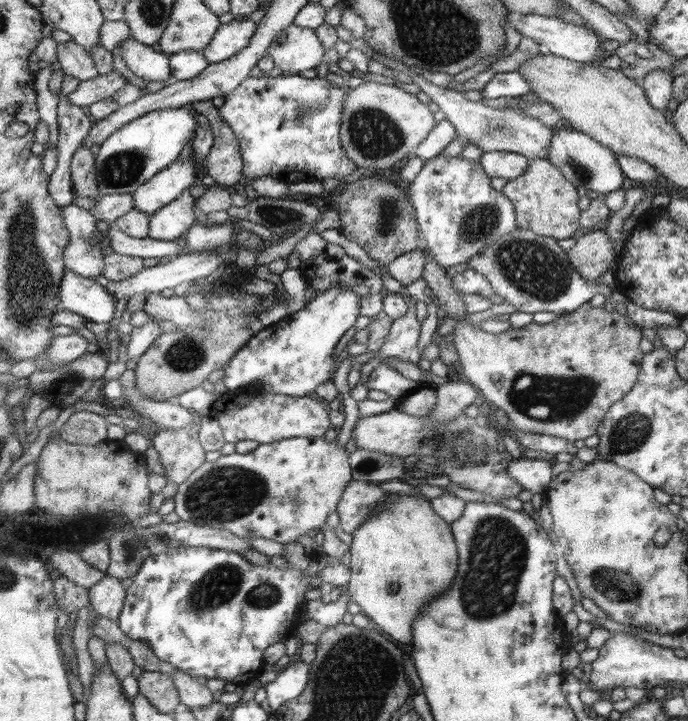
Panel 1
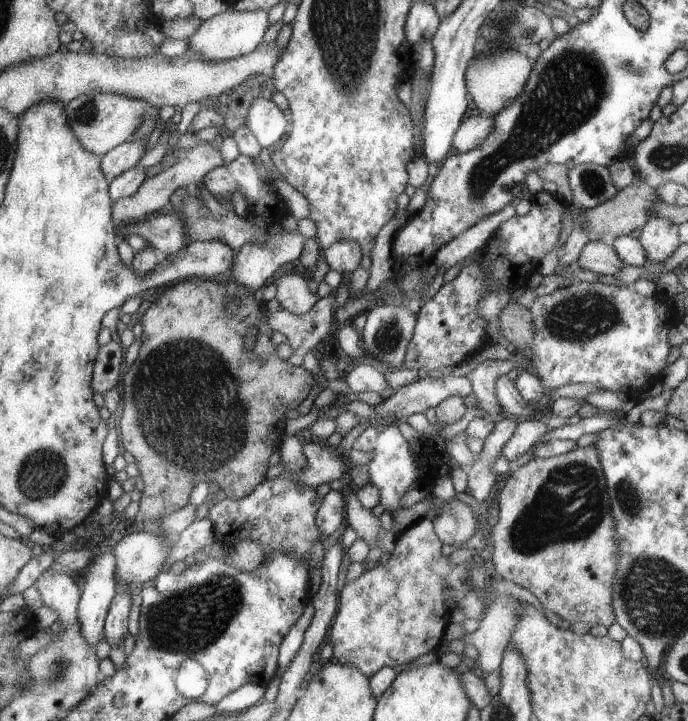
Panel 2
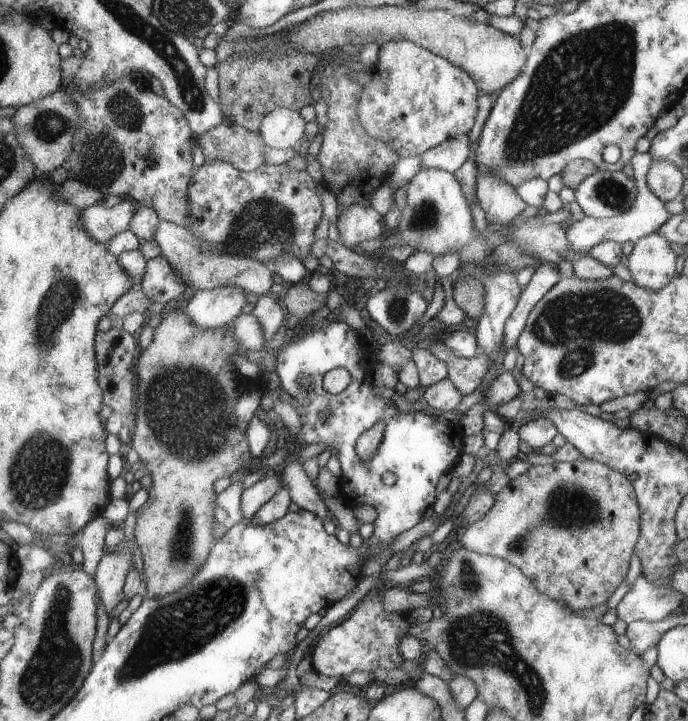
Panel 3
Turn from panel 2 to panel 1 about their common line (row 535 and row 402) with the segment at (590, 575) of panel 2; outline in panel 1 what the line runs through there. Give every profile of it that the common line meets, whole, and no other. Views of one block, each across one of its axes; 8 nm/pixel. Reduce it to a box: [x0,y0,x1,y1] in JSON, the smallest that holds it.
[418,241,644,442]

